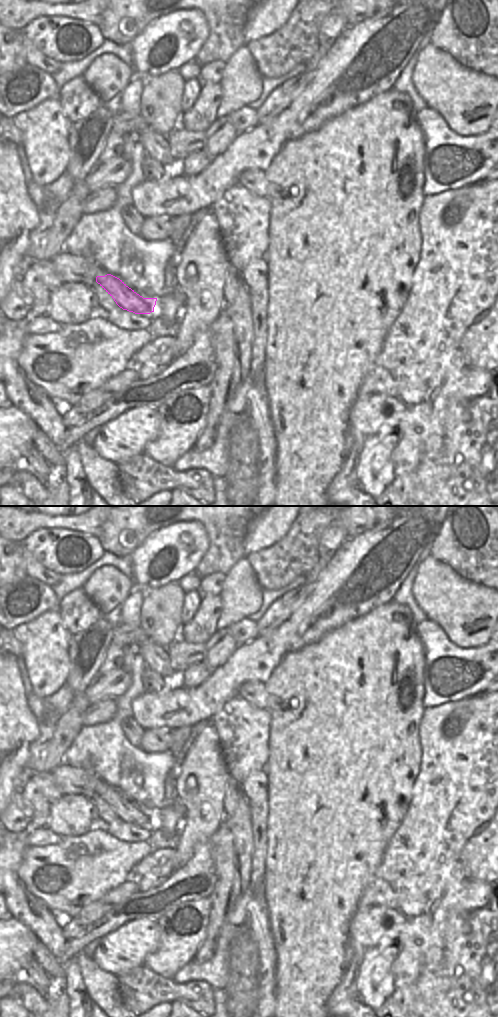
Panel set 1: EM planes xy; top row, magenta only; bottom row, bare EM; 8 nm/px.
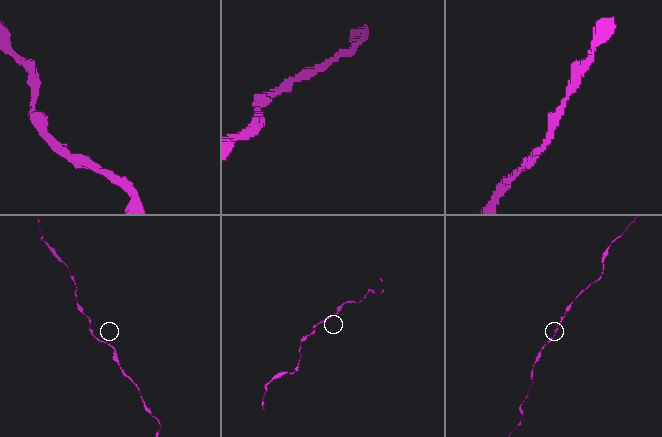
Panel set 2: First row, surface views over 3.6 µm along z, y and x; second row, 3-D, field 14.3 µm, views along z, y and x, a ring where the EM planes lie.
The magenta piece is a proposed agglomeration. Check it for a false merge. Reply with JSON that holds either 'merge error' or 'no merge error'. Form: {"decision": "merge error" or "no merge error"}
{"decision": "no merge error"}

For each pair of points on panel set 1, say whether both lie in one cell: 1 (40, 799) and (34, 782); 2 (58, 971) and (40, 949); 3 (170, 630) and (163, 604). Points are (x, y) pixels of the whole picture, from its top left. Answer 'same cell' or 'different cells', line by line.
1: same cell
2: same cell
3: same cell

